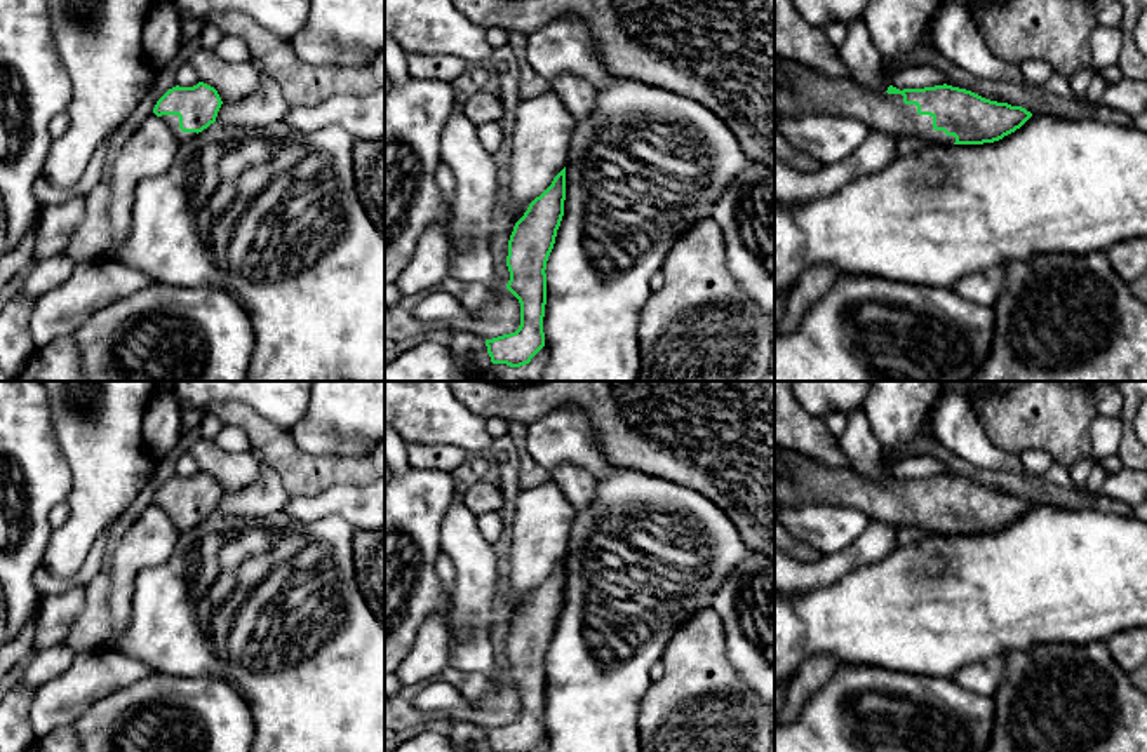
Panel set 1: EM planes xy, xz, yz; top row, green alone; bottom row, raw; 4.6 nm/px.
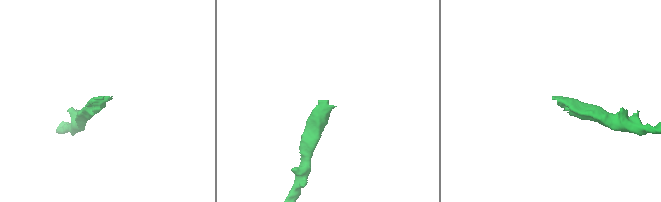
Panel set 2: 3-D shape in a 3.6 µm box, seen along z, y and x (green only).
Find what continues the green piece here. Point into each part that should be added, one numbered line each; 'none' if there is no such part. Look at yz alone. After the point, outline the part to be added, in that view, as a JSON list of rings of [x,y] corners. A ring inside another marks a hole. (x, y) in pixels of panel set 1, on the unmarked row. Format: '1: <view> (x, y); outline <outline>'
1: yz (799, 481); outline [[[775,446],[775,505],[806,507],[832,505],[862,510],[870,520],[895,526],[912,524],[922,529],[954,534],[956,527],[933,519],[933,507],[919,505],[916,494],[905,494],[902,484],[872,480],[849,467],[832,468],[792,449]]]

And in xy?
1: xy (173, 510); outline [[[162,505],[160,508],[167,514],[169,520],[176,526],[176,529],[179,533],[193,529],[197,526],[197,522],[183,522],[179,519],[179,507],[178,505]]]

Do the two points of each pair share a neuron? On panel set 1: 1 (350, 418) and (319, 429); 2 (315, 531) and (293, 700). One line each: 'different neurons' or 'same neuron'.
1: same neuron
2: same neuron

